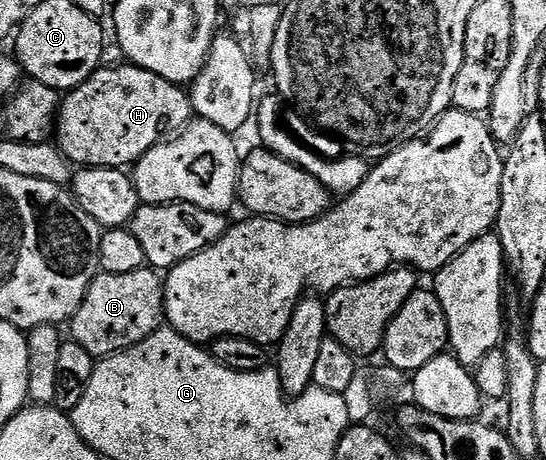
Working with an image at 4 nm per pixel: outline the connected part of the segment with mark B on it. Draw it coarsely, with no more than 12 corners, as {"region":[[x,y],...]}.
{"region":[[144,266],[100,271],[70,339],[96,358],[164,320],[163,280]]}

